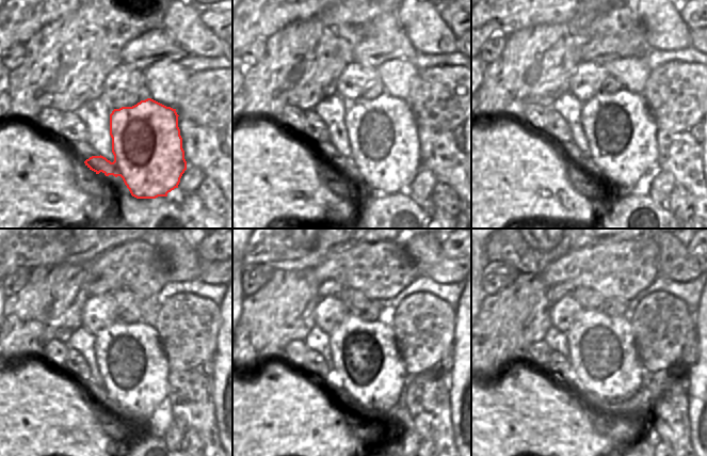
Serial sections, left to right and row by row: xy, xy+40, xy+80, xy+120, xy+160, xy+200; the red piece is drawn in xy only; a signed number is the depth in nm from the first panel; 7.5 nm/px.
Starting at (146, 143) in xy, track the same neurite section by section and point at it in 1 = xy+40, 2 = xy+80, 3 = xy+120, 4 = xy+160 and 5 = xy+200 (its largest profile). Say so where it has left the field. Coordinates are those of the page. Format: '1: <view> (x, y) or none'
1: xy+40 (385, 158)
2: xy+80 (621, 132)
3: xy+120 (133, 366)
4: xy+160 (368, 367)
5: xy+200 (606, 367)

